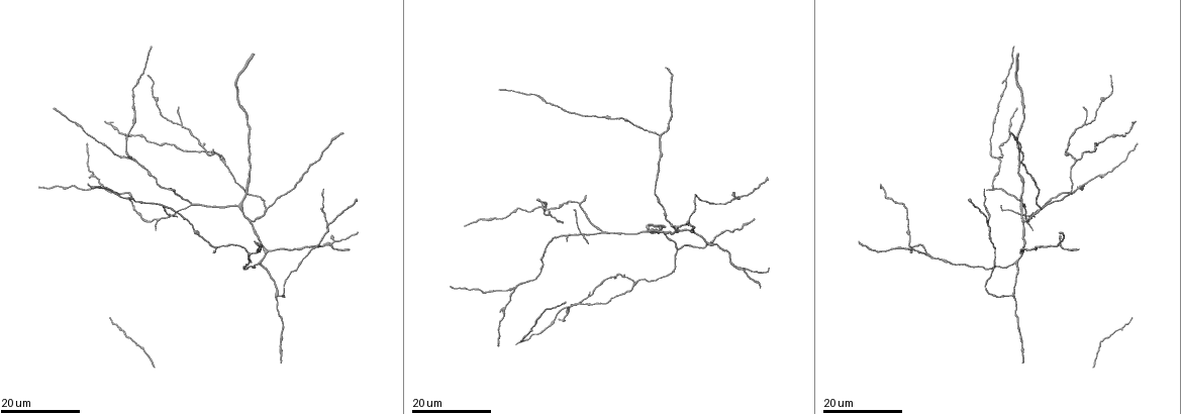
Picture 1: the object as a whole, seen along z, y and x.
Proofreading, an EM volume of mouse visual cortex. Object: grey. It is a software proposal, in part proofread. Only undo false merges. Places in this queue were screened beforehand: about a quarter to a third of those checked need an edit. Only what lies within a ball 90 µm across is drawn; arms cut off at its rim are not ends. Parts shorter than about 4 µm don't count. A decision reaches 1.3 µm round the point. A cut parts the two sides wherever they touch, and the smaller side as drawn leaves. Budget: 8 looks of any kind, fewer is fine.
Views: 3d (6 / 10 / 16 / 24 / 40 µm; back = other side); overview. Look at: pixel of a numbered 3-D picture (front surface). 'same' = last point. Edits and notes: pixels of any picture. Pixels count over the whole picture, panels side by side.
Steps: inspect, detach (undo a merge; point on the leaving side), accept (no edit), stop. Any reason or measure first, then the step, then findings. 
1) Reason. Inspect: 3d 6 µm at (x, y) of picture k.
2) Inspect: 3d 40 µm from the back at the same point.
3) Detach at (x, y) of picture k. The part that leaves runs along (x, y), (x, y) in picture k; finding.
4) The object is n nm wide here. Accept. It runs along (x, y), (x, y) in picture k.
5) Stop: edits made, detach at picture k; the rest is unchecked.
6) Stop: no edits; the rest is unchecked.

Three-way junction. Inspect: 3d 24 µm at (326, 224) of picture 1.

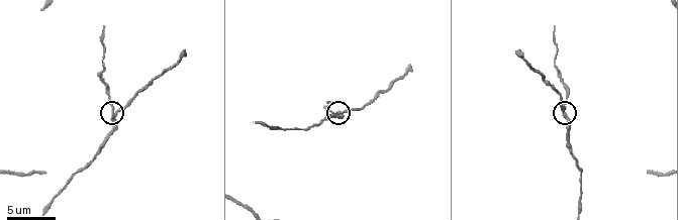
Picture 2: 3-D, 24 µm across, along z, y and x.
Inspect: 3d 10 µm at (339, 112) of picture 2.

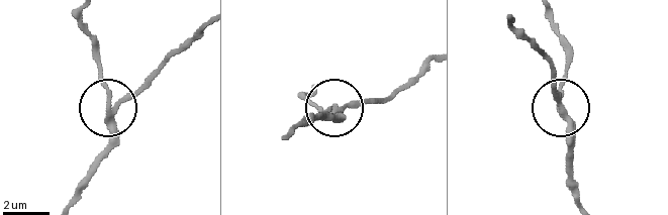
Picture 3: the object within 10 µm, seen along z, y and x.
The side arm is 10 µm long. Detach at (107, 87) of picture 3. The part that leaves runs along (108, 118), (97, 45), (82, 16) in picture 3; a second neuron is stuck on.

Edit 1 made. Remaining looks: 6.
Four or more arms meet. Inspect: 3d 16 µm at (1060, 243) of picture 1.

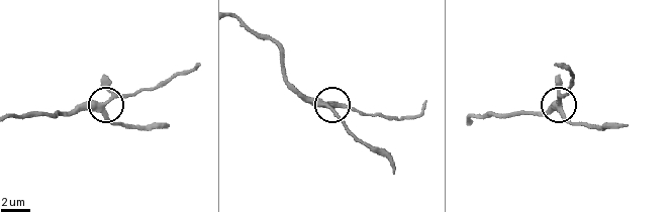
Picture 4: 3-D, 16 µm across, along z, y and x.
Closer look. Inspect: 3d 10 µm at (329, 104) of picture 4.

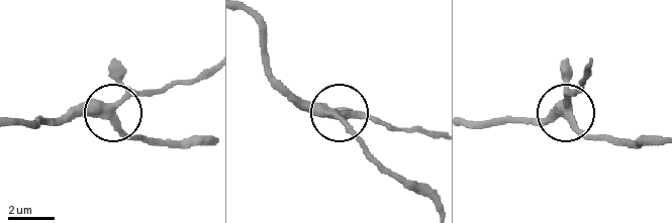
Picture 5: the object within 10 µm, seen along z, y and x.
4 arms meet here. Accept. It runs along (470, 125), (561, 114), (607, 141) in picture 5; all the same neuron.

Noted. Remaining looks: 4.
Branch point. Inspect: 3d 24 µm at (1022, 220) of picture 1.

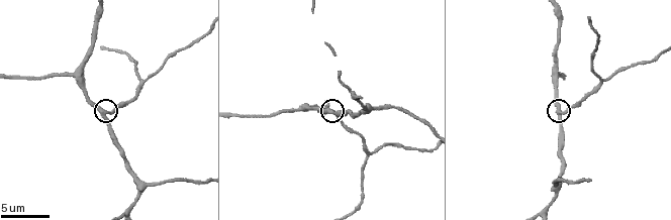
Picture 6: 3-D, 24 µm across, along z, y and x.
Inspect: 3d 6 µm at (103, 113) of picture 6.

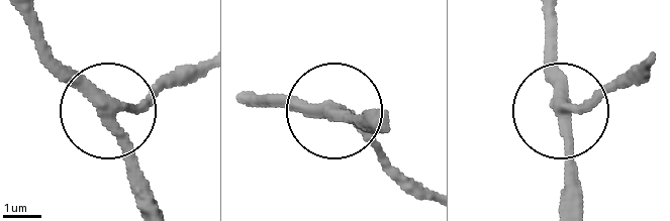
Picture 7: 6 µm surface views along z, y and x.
3 arms meet here. Accept. One neuron here.

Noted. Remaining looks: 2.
Inspect: 3d 16 µm at (926, 253) of picture 1.

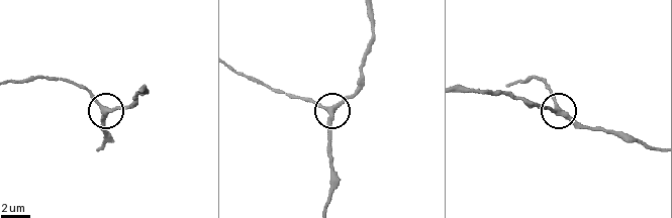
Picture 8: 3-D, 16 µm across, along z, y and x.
Inspect: 3d 6 µm at (331, 110) of picture 8.

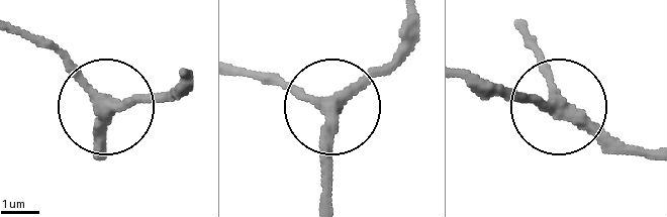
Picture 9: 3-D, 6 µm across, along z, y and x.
3 arms meet here. Accept. It runs along (649, 154), (609, 151), (558, 106), (487, 97) in picture 9; one neuron here.

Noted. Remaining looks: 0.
Stop: edits made, detach at picture 3; the rest is unchecked.

